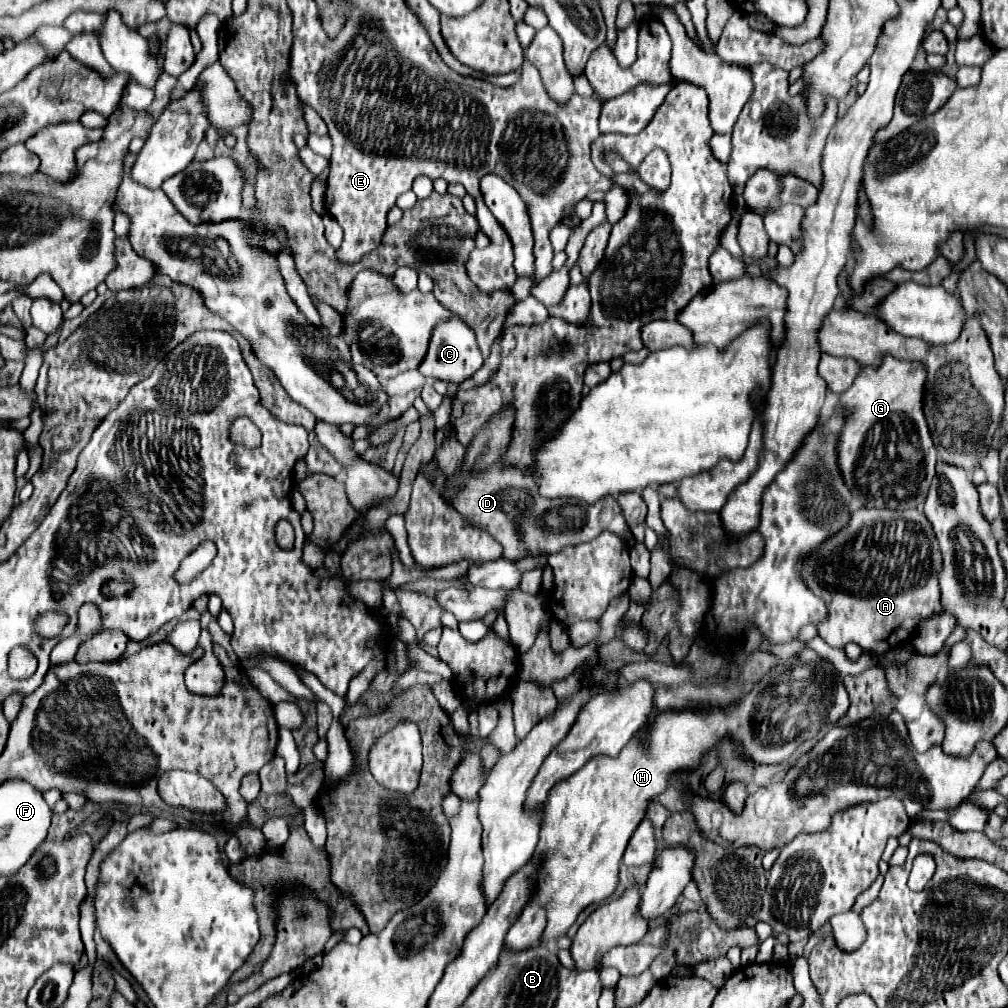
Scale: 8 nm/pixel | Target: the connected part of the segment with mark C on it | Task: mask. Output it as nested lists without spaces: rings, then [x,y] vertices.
[[[450,314],[448,320],[434,326],[432,338],[428,344],[428,352],[426,352],[424,360],[420,362],[418,370],[424,376],[434,376],[434,378],[448,380],[448,382],[464,382],[482,366],[482,362],[484,360],[480,356],[474,330],[458,314]]]

